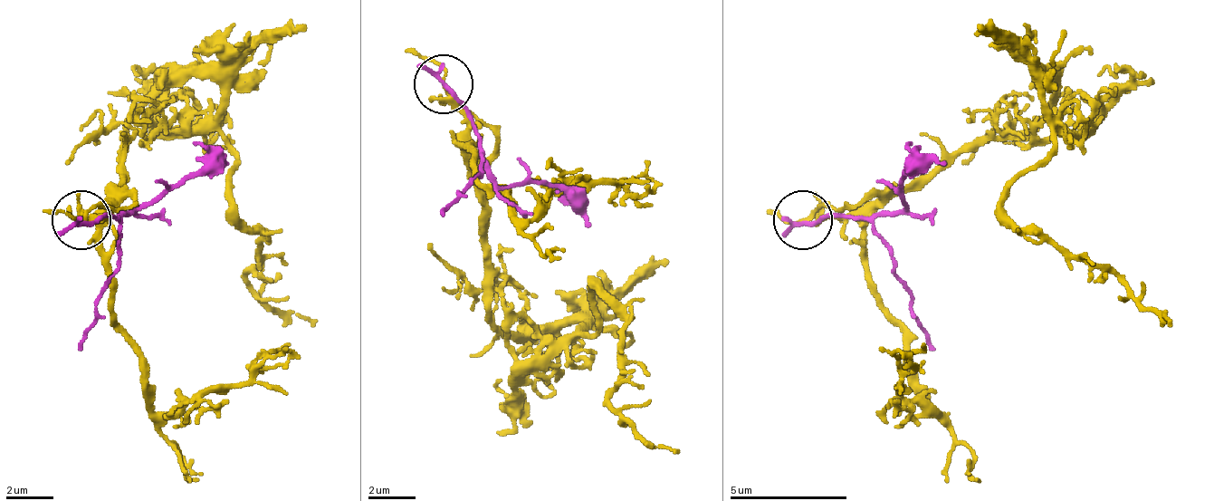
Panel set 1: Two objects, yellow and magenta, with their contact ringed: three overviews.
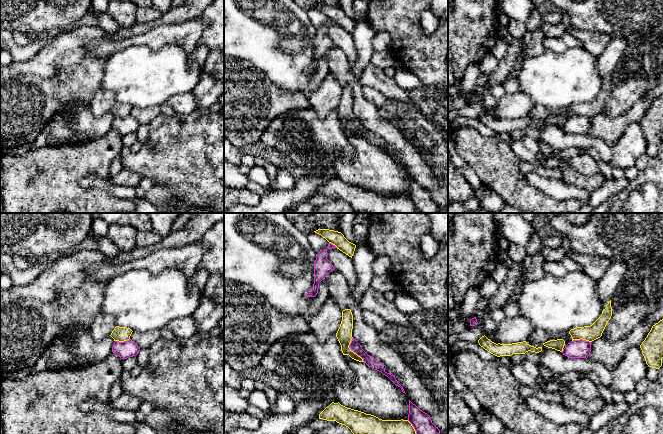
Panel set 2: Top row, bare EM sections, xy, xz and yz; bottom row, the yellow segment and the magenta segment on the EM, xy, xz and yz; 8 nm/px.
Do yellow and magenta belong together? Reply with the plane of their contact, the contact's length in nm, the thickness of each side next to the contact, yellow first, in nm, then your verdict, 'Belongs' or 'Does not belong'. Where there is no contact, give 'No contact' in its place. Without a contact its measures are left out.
Touches yellow in xz. Shared border 220 nm. Thickness 130 nm (yellow) against 80 nm. Does not belong

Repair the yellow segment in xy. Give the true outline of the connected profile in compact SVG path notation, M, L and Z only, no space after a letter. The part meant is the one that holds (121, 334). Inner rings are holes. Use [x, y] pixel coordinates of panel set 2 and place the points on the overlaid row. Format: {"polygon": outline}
{"polygon": "M116 326L110 336L114 341L124 342L130 339L132 332L130 328Z"}

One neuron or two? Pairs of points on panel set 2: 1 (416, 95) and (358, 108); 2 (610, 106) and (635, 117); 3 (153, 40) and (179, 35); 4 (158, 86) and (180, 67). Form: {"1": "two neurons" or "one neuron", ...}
{"1": "two neurons", "2": "two neurons", "3": "one neuron", "4": "one neuron"}

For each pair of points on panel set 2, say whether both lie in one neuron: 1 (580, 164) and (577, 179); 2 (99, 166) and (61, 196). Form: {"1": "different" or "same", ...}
{"1": "different", "2": "same"}

